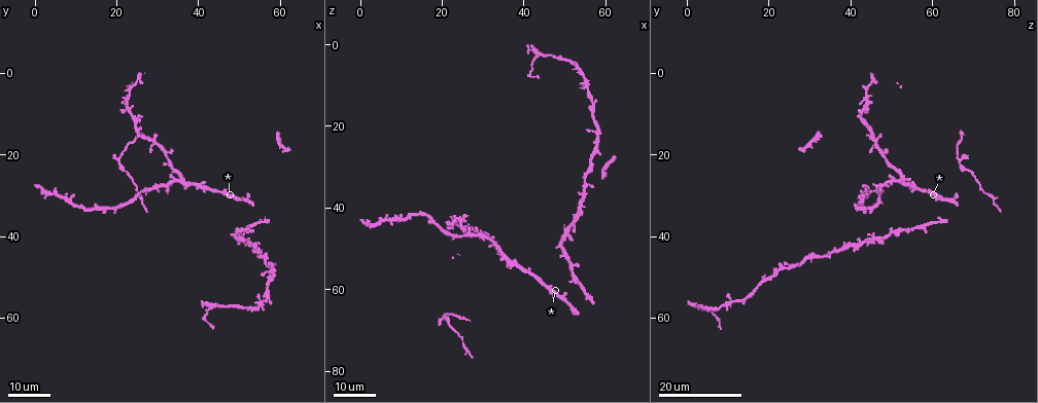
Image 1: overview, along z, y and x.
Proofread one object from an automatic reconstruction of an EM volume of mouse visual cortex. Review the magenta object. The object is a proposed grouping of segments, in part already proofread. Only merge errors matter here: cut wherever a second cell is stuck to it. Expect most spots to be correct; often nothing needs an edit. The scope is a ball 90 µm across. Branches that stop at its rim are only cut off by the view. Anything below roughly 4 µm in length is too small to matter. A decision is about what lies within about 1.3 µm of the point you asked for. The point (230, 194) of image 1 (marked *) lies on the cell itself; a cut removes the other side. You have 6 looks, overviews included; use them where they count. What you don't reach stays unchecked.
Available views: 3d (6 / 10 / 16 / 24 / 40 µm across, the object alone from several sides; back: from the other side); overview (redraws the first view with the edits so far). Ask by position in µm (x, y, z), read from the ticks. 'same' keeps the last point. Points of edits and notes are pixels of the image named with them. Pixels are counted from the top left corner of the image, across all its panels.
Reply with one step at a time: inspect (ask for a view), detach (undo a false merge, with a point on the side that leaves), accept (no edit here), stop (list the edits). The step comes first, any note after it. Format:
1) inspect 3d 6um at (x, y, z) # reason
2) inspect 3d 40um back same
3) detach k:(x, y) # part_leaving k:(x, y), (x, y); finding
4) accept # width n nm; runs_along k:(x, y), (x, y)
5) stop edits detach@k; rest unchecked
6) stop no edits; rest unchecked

inspect 3d 16um at (36.0, 25.5, 52.0) # small branch off a trunk

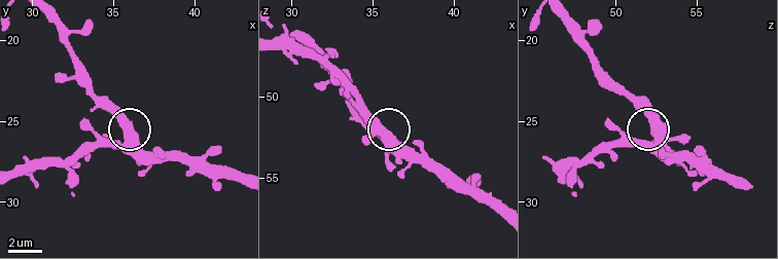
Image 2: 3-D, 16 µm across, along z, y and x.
inspect 3d 10um at (35.9, 25.8, 52.4)

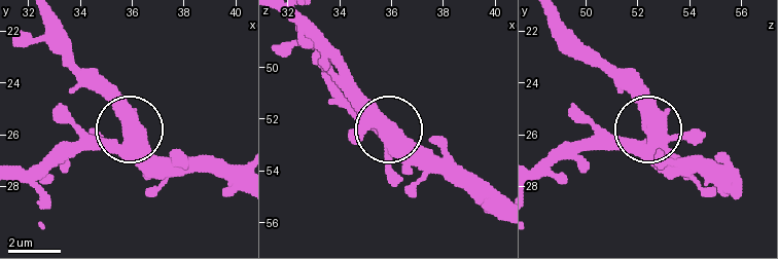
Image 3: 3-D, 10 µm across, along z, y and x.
accept # side_arm 46 um; runs_along 3:(500, 218), (427, 168), (343, 83); continuous, no second cell

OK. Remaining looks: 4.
inspect 3d 16um at (20.5, 21.5, 66.5) # three arms meet

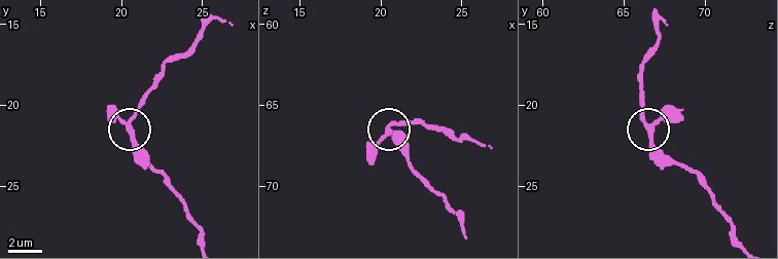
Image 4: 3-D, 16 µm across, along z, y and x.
inspect 3d 10um at (20.5, 21.6, 66.6) # closer look

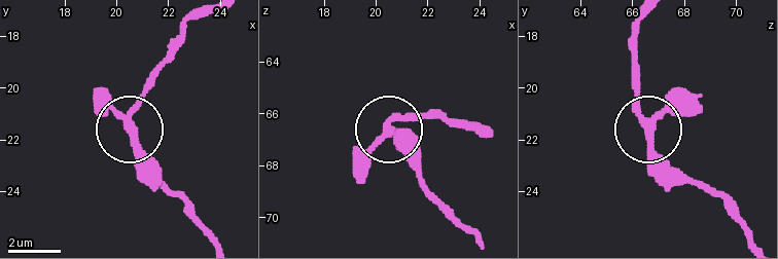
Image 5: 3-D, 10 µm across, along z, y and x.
inspect 3d 10um back at (20.6, 21.7, 66.7)

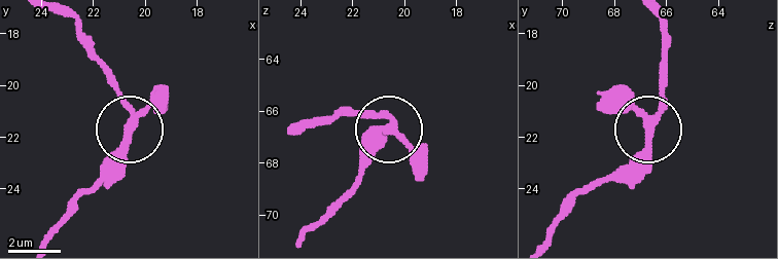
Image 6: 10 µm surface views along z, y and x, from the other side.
accept # width 260 nm; all the same cell

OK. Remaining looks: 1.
stop no edits; rest unchecked

